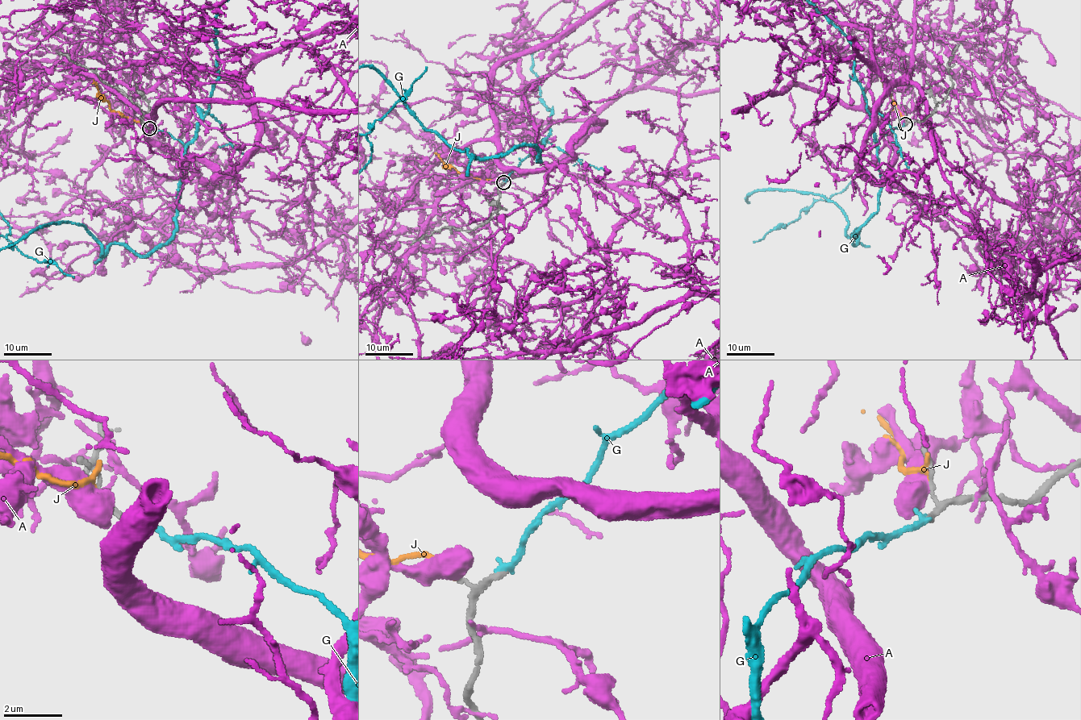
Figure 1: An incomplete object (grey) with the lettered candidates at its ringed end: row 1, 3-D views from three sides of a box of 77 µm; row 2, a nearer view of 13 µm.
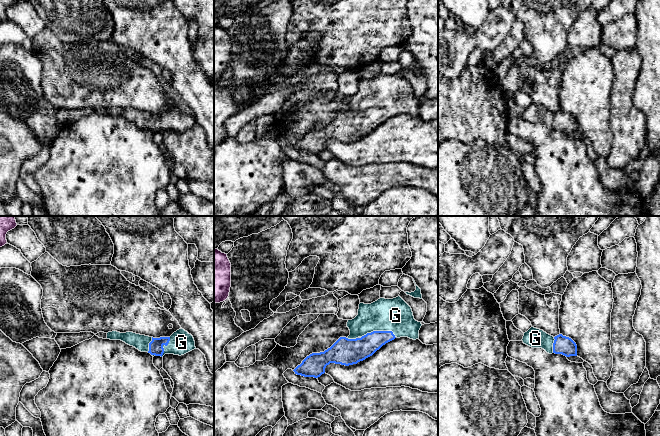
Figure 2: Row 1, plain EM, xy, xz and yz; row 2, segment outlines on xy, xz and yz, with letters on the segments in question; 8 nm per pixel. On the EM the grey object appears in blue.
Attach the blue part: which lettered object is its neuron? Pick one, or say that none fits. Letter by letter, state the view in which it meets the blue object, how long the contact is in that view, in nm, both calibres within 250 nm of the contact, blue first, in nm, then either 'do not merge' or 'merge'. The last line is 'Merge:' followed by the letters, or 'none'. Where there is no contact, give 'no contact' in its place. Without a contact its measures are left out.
A: no contact | do not merge
G: xz | 280 nm | 190/260 nm | merge
J: no contact | do not merge
Merge: G

